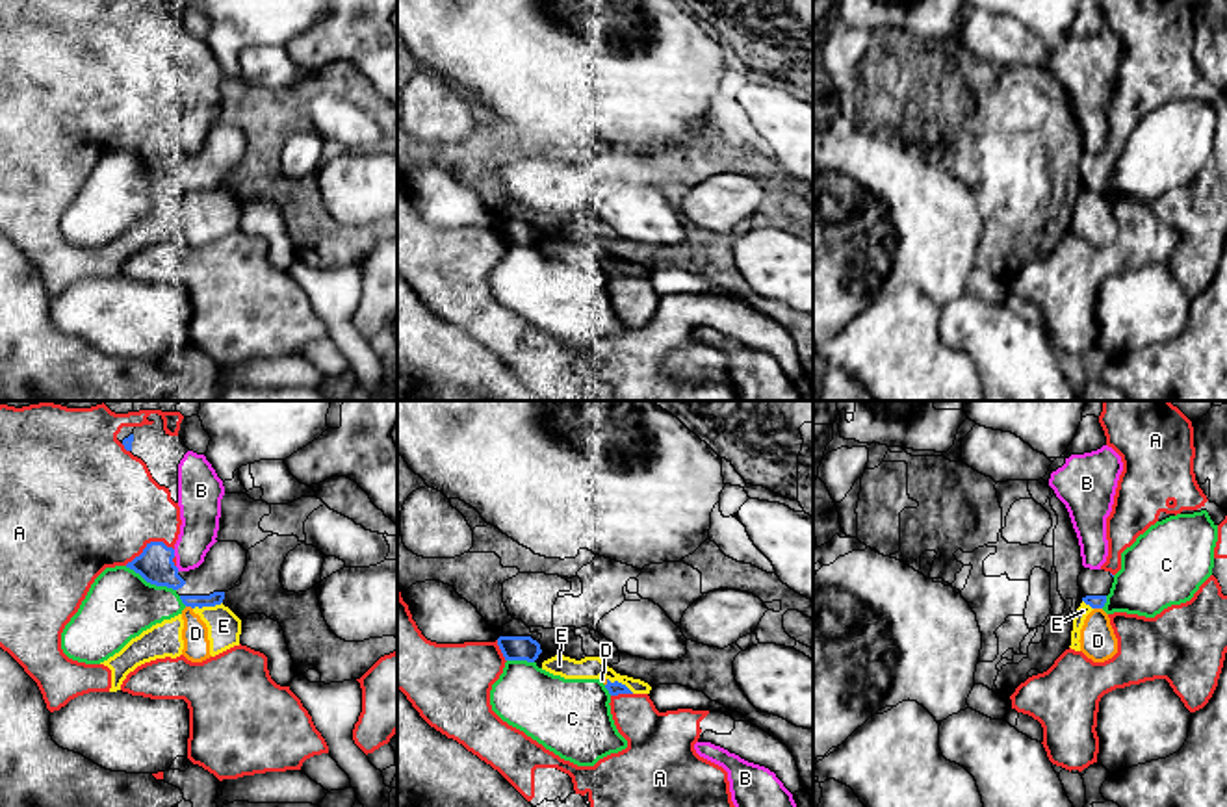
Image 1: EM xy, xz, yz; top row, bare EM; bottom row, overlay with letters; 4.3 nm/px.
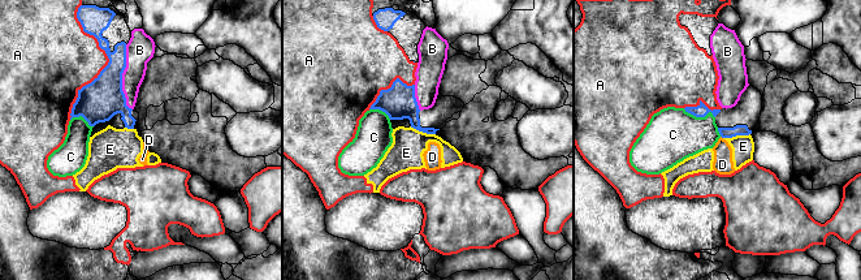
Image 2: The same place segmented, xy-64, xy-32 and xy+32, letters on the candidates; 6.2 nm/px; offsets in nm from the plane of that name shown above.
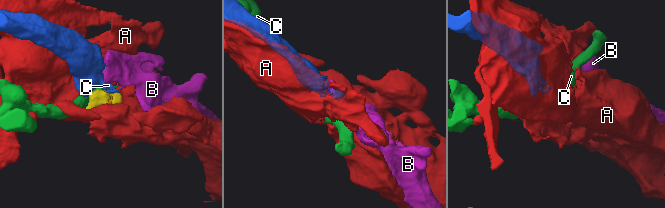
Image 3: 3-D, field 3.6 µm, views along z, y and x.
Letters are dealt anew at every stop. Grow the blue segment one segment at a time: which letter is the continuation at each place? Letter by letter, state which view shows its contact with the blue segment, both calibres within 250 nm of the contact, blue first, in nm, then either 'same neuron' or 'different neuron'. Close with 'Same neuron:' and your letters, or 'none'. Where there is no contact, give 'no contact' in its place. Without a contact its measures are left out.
A: meets blue in xy; 160 nm thick on the blue side, 480 nm on the other; different neuron
B: meets blue in xy; 160 nm thick on the blue side, 180 nm on the other; same neuron
C: meets blue in xy; 160 nm thick on the blue side, 300 nm on the other; different neuron
D: meets blue in yz; 60 nm thick on the blue side, 160 nm on the other; different neuron
E: meets blue in xy; 60 nm thick on the blue side, 140 nm on the other; different neuron
Same neuron: B

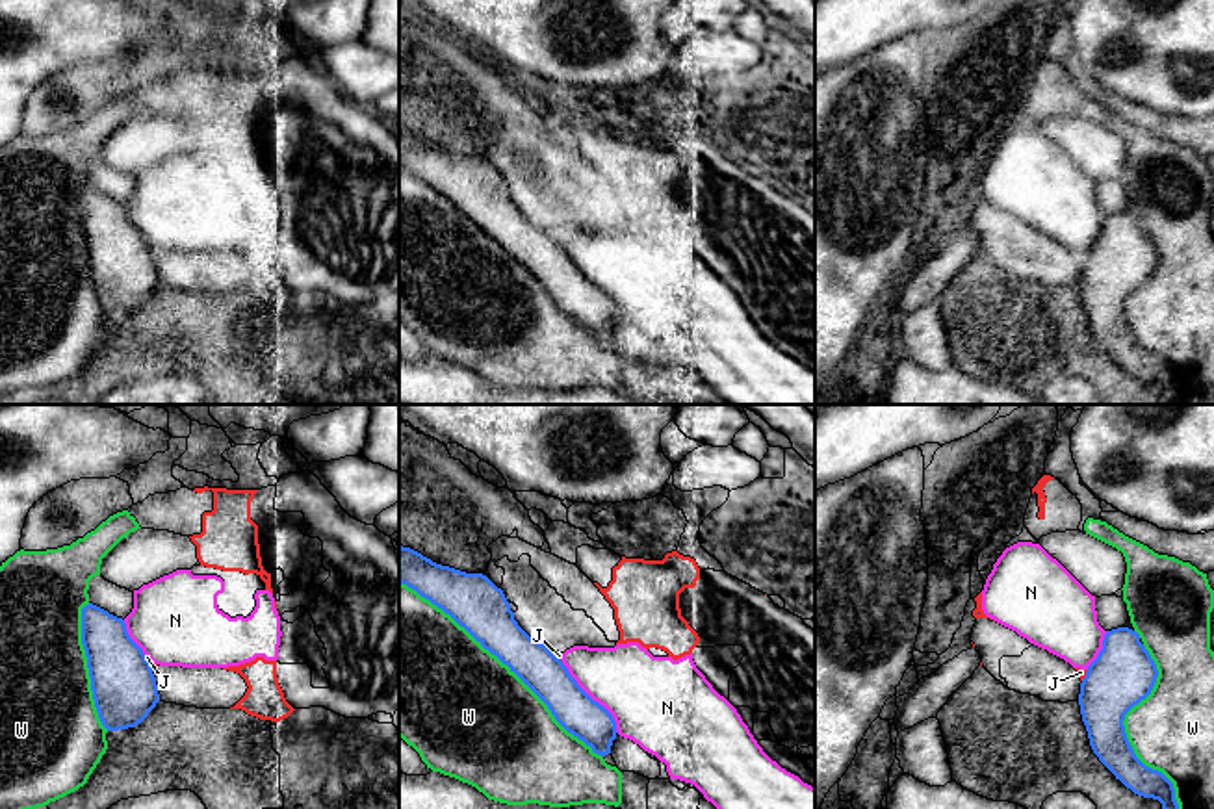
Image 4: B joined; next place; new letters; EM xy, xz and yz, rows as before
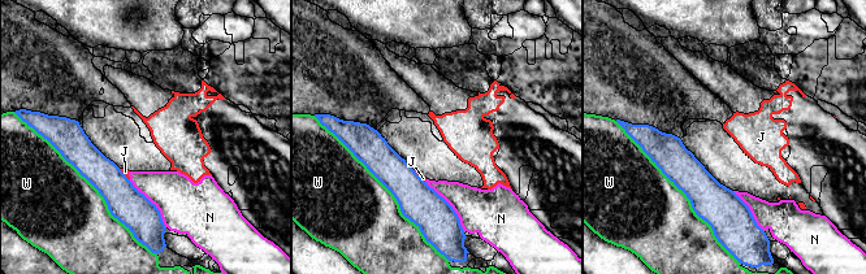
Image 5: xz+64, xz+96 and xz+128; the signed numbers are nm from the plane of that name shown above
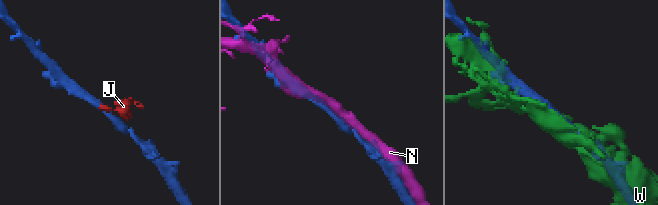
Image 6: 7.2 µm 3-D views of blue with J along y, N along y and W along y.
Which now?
J: meets blue in xz; 180 nm thick on the blue side, 30 nm on the other; different neuron
N: meets blue in xz; 180 nm thick on the blue side, 360 nm on the other; different neuron
W: meets blue in xz; 220 nm thick on the blue side, 500 nm on the other; different neuron
Same neuron: none

